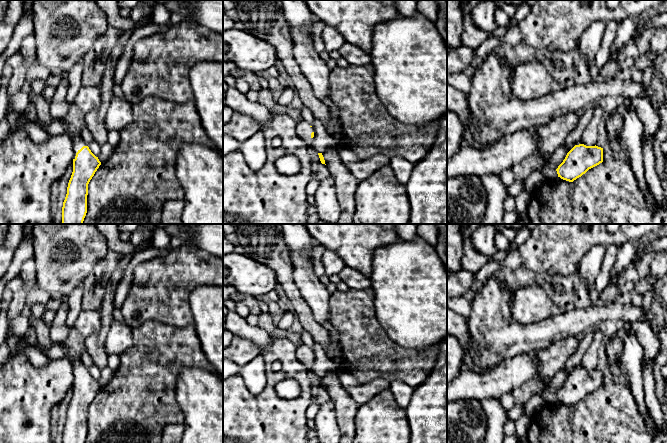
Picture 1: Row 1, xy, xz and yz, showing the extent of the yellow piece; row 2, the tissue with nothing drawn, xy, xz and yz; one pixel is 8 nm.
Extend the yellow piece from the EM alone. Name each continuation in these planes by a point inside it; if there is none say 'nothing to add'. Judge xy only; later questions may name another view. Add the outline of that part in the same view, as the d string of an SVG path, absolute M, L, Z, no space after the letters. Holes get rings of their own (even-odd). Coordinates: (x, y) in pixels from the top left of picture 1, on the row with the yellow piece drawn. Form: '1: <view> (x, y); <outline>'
1: xy (56, 127); M52 120L43 129L50 135L68 135L73 143L73 159L75 159L76 153L83 147L88 146L81 134L72 132L66 122L60 120Z

